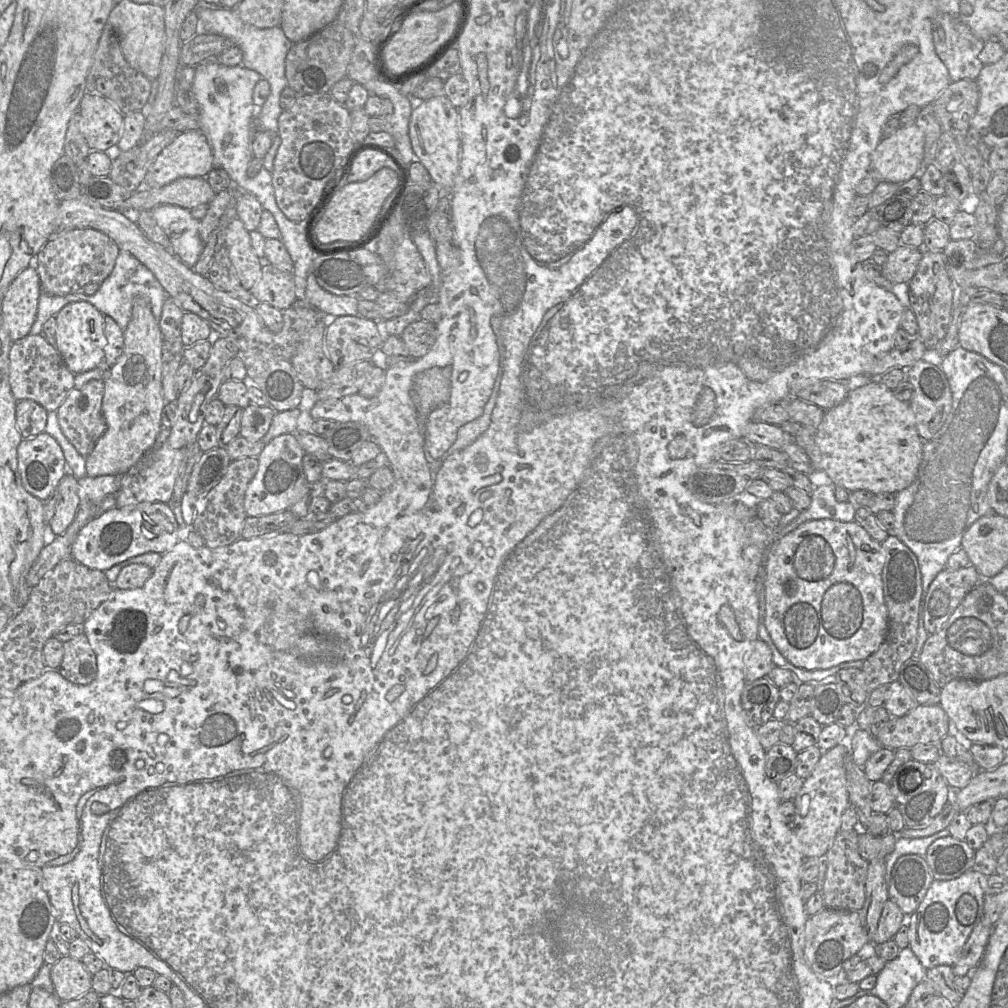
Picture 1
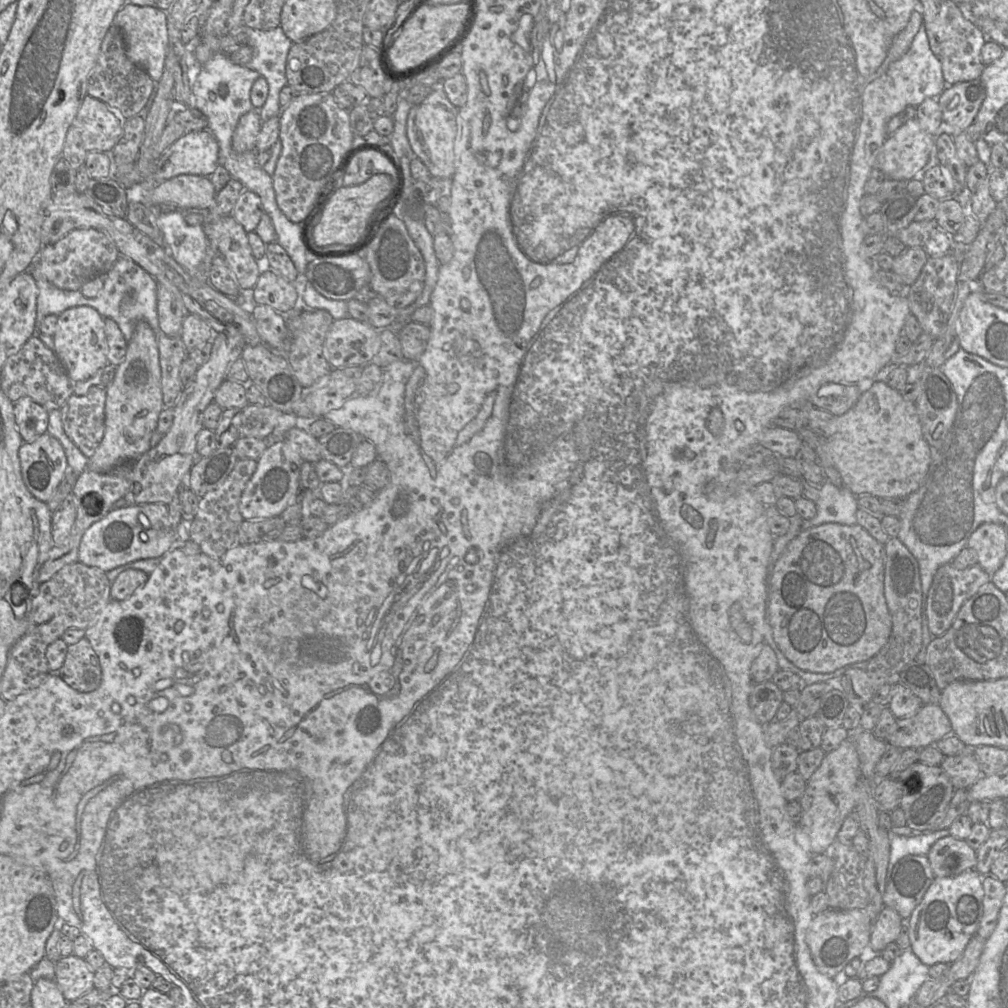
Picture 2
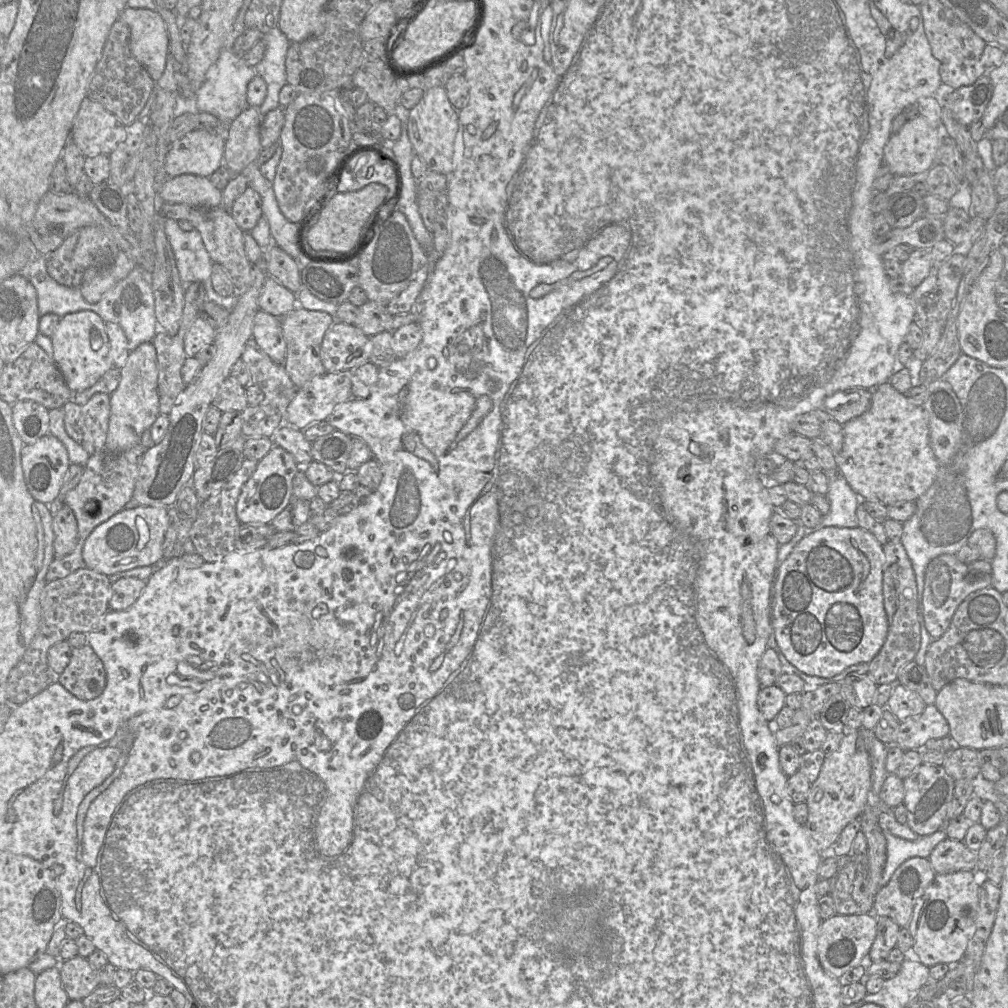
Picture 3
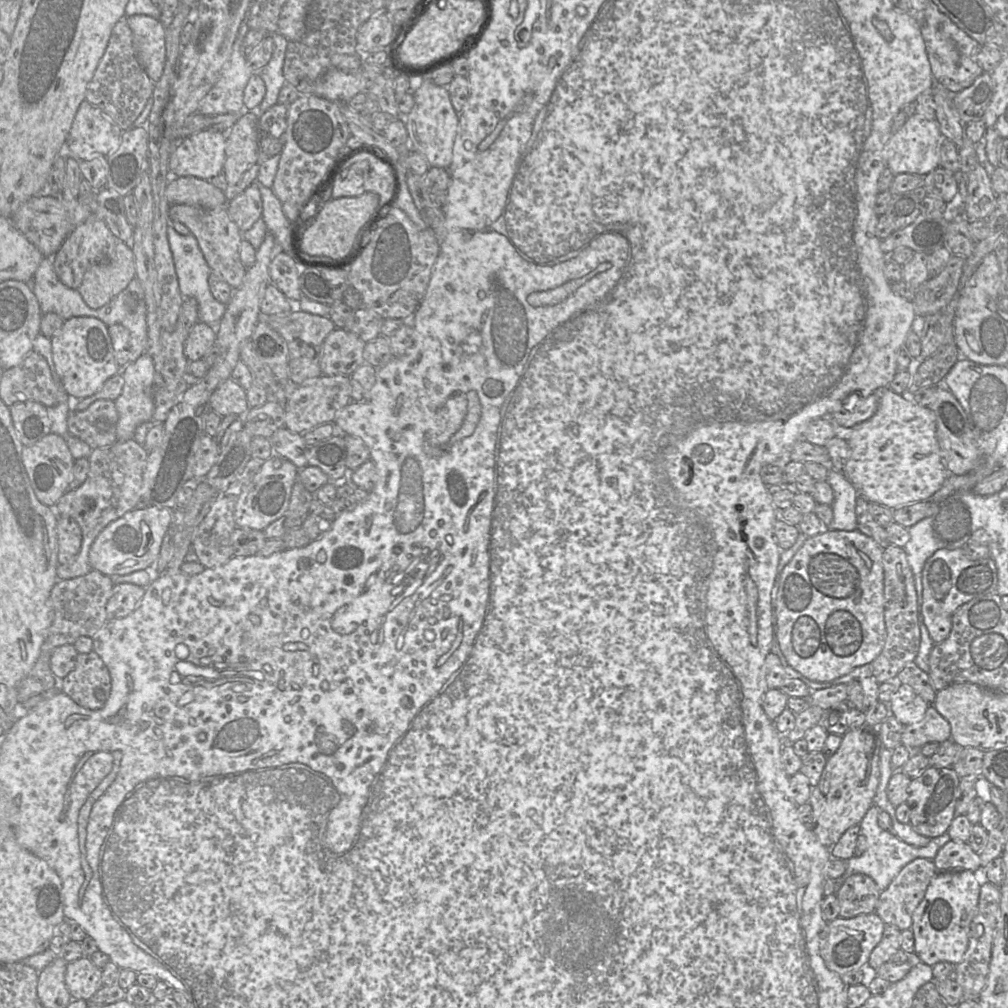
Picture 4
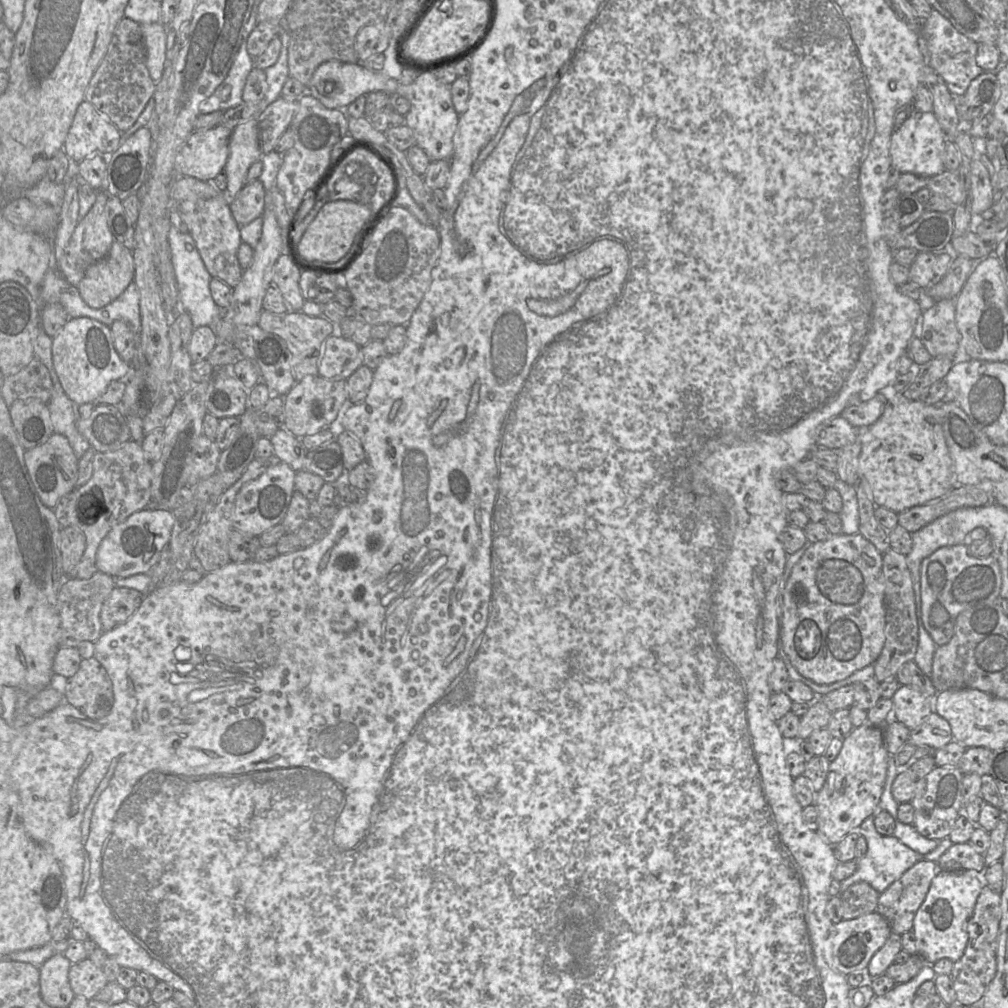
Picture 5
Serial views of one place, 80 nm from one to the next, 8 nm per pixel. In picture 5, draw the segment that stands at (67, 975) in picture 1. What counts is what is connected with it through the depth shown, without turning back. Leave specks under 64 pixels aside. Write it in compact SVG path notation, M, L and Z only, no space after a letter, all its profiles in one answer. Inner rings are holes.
M86 958L71 965L69 982L75 995L92 1000L106 986L108 980L103 969Z

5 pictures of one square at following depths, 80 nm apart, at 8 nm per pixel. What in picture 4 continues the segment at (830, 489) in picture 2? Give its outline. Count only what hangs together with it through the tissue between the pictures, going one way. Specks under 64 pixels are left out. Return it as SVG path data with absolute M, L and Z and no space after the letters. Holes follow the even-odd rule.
M831 468L826 482L834 492L834 501L831 505L833 520L827 527L829 529L852 531L857 529L856 501L858 490L853 483L843 474Z

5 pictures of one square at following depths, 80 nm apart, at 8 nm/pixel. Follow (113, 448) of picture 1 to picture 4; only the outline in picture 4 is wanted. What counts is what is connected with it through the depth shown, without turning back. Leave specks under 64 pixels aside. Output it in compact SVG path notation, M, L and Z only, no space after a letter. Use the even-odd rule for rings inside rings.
M145 352L136 361L123 367L121 373L124 385L114 403L118 412L117 440L125 441L133 438L139 425L151 423L154 413L153 357Z

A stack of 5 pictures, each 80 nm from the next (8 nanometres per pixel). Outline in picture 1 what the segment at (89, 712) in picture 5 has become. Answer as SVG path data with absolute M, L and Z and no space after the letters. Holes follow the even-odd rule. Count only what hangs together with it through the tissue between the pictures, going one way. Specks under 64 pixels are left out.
M84 633L63 643L64 656L57 672L76 685L88 685L97 676L97 659Z

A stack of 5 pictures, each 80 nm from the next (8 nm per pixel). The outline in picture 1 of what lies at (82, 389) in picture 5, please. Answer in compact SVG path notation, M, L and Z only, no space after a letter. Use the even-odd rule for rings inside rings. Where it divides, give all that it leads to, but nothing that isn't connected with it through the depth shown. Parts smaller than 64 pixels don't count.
M86 301L72 302L64 306L56 317L56 348L66 366L74 374L92 370L104 363L107 339L104 334L104 315Z

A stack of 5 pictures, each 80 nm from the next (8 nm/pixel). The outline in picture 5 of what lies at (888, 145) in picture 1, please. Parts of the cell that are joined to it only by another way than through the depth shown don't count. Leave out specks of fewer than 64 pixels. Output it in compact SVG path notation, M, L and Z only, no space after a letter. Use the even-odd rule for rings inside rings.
M916 111L892 133L890 140L891 167L900 173L932 177L942 173L944 143L947 139L933 112Z

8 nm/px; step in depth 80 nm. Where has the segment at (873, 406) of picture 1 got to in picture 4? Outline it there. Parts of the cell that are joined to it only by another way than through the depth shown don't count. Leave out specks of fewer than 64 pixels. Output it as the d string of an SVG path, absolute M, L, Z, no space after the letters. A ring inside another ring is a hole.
M889 387L876 393L880 398L876 413L850 431L850 437L847 440L849 458L843 474L853 483L859 495L864 496L869 502L890 509L928 500L942 487L949 475L944 466L937 439L935 414L929 407L919 406L910 401L907 393L900 395Z

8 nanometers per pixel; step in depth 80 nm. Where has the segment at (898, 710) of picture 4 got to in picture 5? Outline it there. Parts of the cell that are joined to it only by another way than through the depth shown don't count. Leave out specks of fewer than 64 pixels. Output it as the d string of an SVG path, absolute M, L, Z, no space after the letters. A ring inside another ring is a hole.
M901 685L892 697L893 711L892 717L904 724L910 730L918 727L933 711L934 698L924 696L918 689Z

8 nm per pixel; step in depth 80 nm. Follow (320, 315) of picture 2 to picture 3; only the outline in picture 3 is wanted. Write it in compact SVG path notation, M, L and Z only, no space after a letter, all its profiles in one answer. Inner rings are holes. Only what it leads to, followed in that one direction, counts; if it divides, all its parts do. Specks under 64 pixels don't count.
M294 309L281 318L281 327L287 343L284 367L292 382L301 388L326 373L321 361L321 344L335 318L323 311Z

